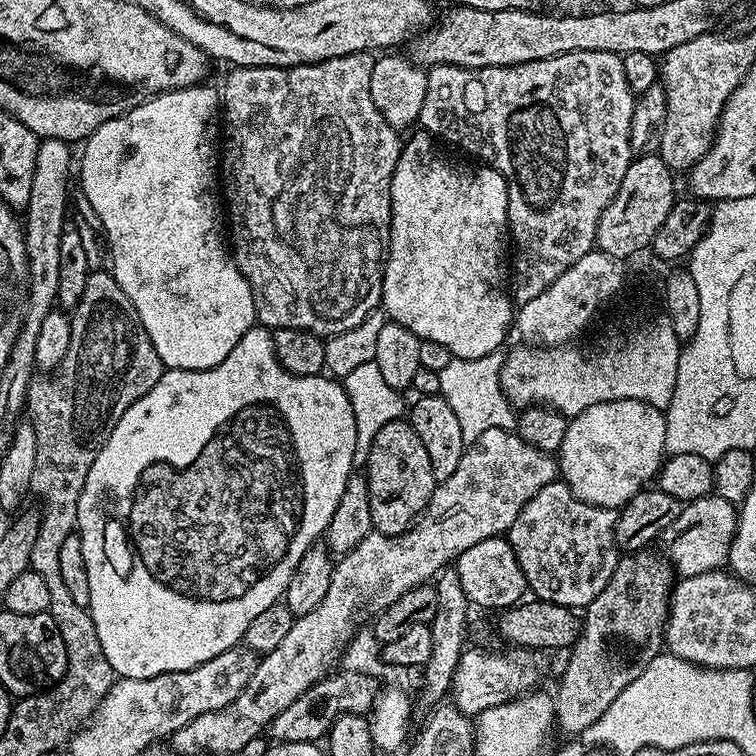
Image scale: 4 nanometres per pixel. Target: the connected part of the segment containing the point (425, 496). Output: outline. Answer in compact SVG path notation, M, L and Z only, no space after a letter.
M405 419L388 422L378 430L364 465L370 490L370 516L373 531L384 536L400 536L419 519L438 481L433 476L426 446Z

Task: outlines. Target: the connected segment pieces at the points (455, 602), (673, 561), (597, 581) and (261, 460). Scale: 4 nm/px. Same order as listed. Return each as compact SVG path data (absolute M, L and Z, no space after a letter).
M449 566L435 577L434 587L438 594L438 610L431 622L432 649L430 658L423 666L424 685L420 688L420 700L427 706L435 706L449 695L452 679L460 656L464 653L468 636L468 611L470 605L466 598L466 590L462 590L462 581L458 578L455 567Z
M715 494L687 501L681 507L676 521L666 529L662 537L663 551L675 575L683 578L723 569L728 564L728 550L735 537L737 515L737 505Z
M557 478L542 486L542 490L538 490L538 494L534 494L534 498L526 502L522 514L514 518L506 533L508 545L518 558L518 566L522 566L522 574L528 583L528 592L535 599L557 603L558 606L573 610L583 610L590 602L594 602L594 598L598 598L598 594L606 590L616 569L616 563L622 555L616 547L617 515L615 508L604 508L601 505L590 505L580 501L563 479Z
M253 326L246 334L242 334L238 346L234 346L234 350L230 350L230 354L226 354L226 358L222 358L222 362L218 362L218 366L206 370L182 370L181 368L165 370L162 378L158 378L158 382L154 382L152 389L146 394L142 394L142 398L138 398L132 403L130 410L126 410L126 414L122 414L122 418L118 418L110 438L106 438L102 450L98 450L98 458L94 458L94 466L90 466L90 474L86 474L86 486L82 486L82 498L78 498L76 526L82 542L82 558L86 558L86 578L90 578L90 602L87 609L92 616L94 630L98 630L98 642L102 642L102 654L106 654L106 662L110 662L117 677L154 678L158 674L185 672L194 666L202 666L202 662L210 662L210 658L218 658L218 654L222 654L226 650L237 647L243 641L250 622L254 622L254 618L258 618L258 614L262 614L262 610L266 610L266 606L274 606L283 597L298 562L302 562L302 554L306 554L306 550L310 550L310 546L317 543L327 533L330 518L334 518L334 509L338 507L338 498L342 498L342 490L346 490L346 482L354 475L355 449L354 410L350 410L350 398L346 394L343 383L339 379L329 378L324 374L295 376L287 372L274 354L272 332L263 326Z

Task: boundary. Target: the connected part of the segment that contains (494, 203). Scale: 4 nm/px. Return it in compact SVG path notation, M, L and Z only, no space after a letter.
M420 130L420 131L417 131L417 133L418 133L418 134L417 134L417 136L412 136L412 137L410 137L410 138L409 138L409 140L408 140L408 137L407 137L407 139L405 139L405 140L404 140L404 141L403 141L403 144L402 144L402 147L401 147L401 149L400 149L400 157L399 157L399 158L398 158L398 166L397 166L397 167L396 167L396 169L395 169L395 170L394 170L394 174L393 174L393 175L392 175L392 185L391 185L391 186L390 186L390 198L391 198L391 199L392 199L392 225L391 225L391 226L390 226L390 242L389 242L389 243L388 243L388 258L387 258L387 260L385 260L385 262L384 262L384 295L383 295L383 297L382 297L382 308L383 308L383 310L384 310L384 312L386 312L386 313L387 313L387 319L388 319L388 320L389 320L389 321L391 321L391 323L393 323L393 324L401 324L401 325L402 325L402 326L406 326L406 330L410 330L410 331L411 331L411 332L413 332L413 334L414 334L414 335L415 335L415 336L416 336L416 337L417 337L417 338L419 338L419 340L429 340L429 341L430 341L430 342L439 342L439 343L440 343L440 345L441 345L441 346L446 346L446 350L450 350L450 354L451 354L451 355L452 355L452 357L456 357L456 358L458 358L458 359L478 359L478 358L485 358L485 357L486 357L486 356L487 356L487 355L489 355L489 354L491 354L491 352L499 352L499 351L501 351L501 349L503 349L503 348L504 348L504 346L503 346L503 344L504 344L504 339L506 339L506 338L507 338L507 336L508 336L508 332L509 332L509 336L510 336L510 329L511 329L511 328L512 328L512 327L513 327L513 324L514 324L514 301L513 301L513 299L512 299L512 297L511 297L511 295L510 295L510 229L509 229L509 227L508 227L508 187L507 187L507 186L506 186L506 178L502 178L502 174L501 174L501 173L500 173L500 172L499 172L499 171L498 171L498 170L494 170L494 169L493 169L493 168L490 168L490 167L487 167L487 166L485 166L485 165L484 165L484 164L483 164L483 163L480 163L480 162L468 162L468 163L472 163L472 164L455 164L455 162L454 162L454 161L452 161L452 160L451 160L451 158L450 158L450 157L448 157L448 156L443 156L443 154L442 154L442 153L440 153L440 152L439 152L439 150L438 150L438 149L436 149L436 147L438 147L438 144L437 144L437 141L436 141L436 140L435 140L435 139L433 139L433 137L431 137L431 136L429 136L429 135L428 135L428 133L427 133L427 132L425 132L425 131L423 131L423 130Z

